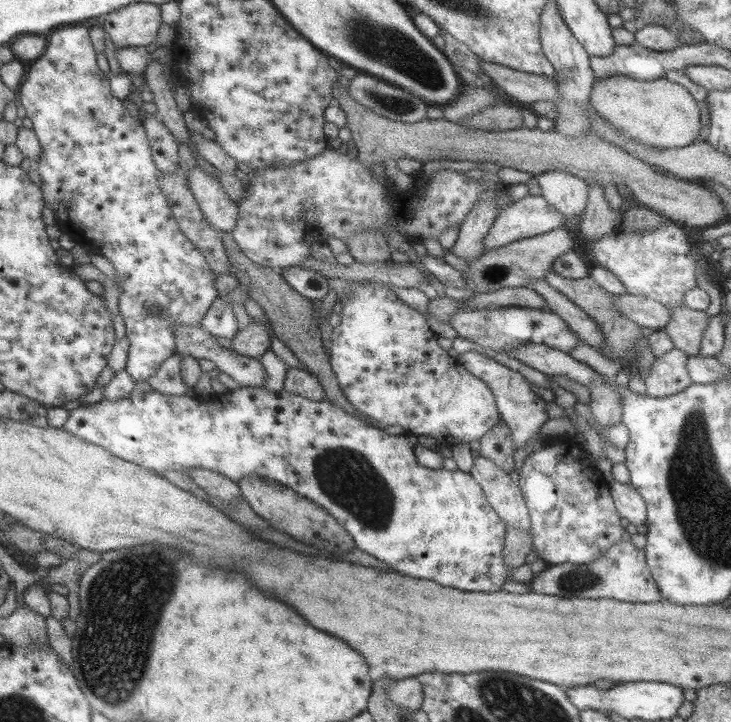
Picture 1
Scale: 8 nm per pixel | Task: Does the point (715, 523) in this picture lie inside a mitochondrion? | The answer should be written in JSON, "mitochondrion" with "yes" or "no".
{"mitochondrion":"yes"}

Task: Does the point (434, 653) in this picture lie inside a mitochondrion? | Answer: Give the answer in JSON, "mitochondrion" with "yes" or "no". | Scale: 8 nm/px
{"mitochondrion":"no"}

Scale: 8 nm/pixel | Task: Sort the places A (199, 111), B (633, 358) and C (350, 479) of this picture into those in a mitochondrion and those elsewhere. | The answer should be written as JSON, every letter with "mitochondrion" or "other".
{"A":"other","B":"mitochondrion","C":"mitochondrion"}

